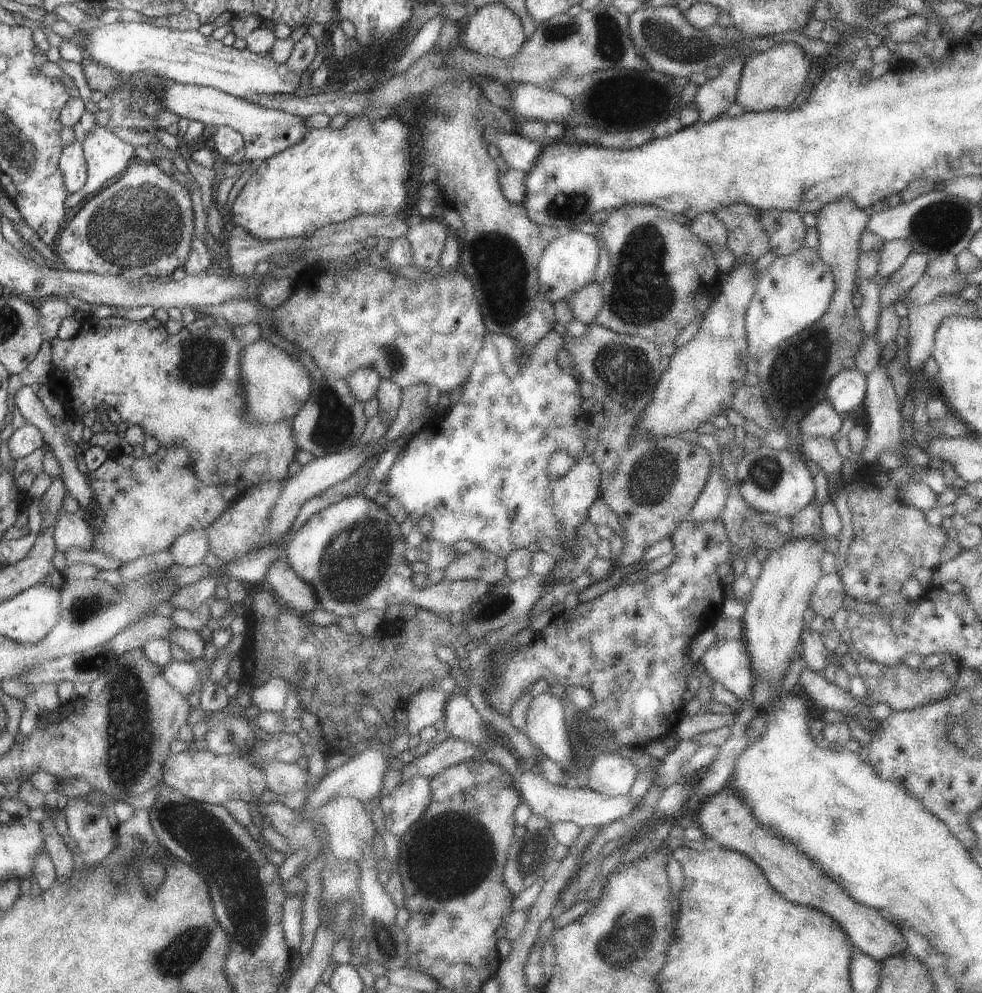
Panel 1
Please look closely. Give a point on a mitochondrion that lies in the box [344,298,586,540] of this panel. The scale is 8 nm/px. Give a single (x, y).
(394, 359)

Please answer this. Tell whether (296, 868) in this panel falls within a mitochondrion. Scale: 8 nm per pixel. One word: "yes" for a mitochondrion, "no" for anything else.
no

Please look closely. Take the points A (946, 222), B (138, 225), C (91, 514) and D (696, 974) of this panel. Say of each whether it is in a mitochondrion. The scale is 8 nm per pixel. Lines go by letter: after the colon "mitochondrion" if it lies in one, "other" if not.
A: mitochondrion
B: mitochondrion
C: other
D: other

